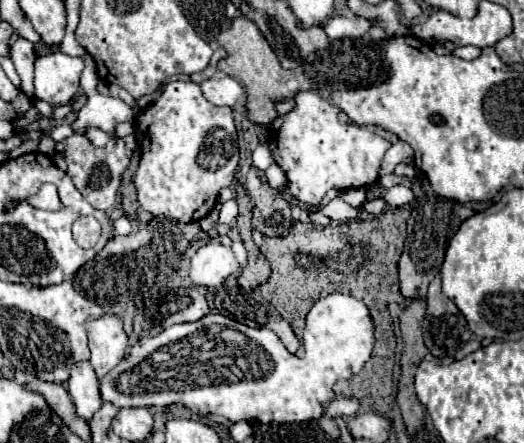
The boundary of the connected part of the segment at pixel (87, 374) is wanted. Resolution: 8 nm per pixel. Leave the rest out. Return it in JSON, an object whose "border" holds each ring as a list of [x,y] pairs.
{"border":[[[80,361],[80,363],[72,365],[66,389],[76,405],[78,415],[90,421],[92,415],[102,405],[100,391],[98,391],[98,379],[96,379],[96,373],[94,373],[90,361]]]}

